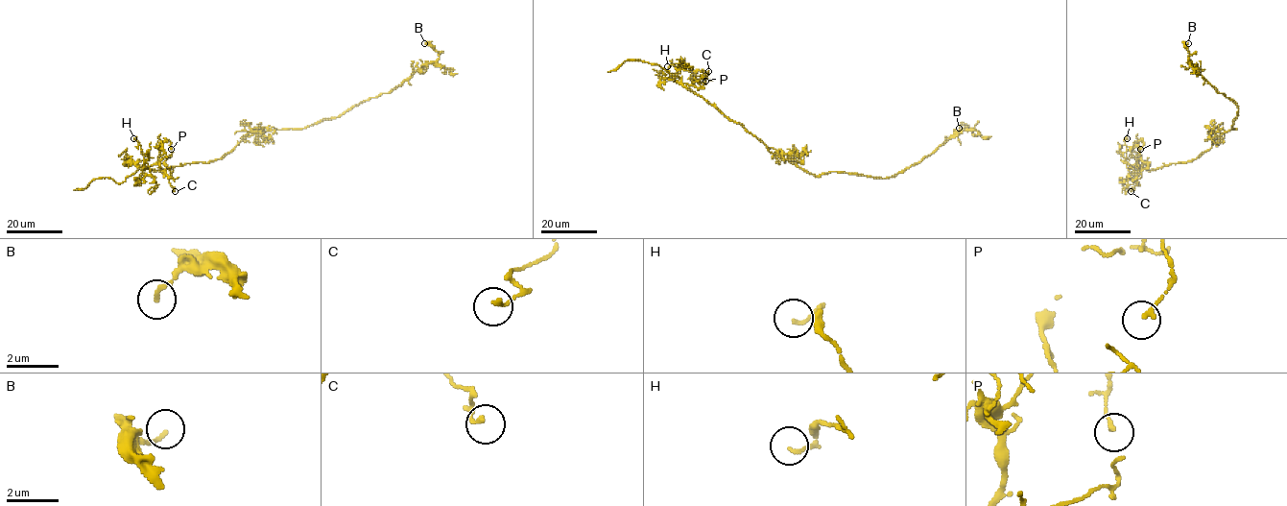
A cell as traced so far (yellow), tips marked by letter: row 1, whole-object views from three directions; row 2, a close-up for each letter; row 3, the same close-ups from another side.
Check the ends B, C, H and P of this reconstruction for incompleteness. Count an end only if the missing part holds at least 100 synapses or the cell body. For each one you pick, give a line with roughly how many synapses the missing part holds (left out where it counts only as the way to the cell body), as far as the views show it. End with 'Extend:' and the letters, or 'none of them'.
Extend: none of them

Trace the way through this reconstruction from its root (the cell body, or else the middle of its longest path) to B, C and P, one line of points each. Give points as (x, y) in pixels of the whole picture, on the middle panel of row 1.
B: (793, 164), (815, 175), (844, 172), (892, 178), (918, 163), (958, 132), (973, 129), (964, 126), (959, 128)
C: (793, 164), (772, 154), (741, 125), (727, 119), (682, 84), (699, 87), (699, 81), (708, 71)
P: (793, 164), (772, 154), (741, 125), (727, 119), (682, 84), (691, 84), (694, 78), (703, 84), (705, 81)

